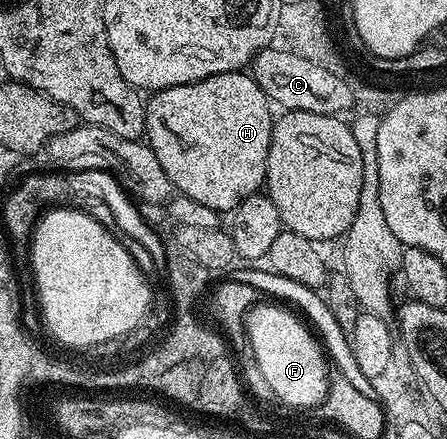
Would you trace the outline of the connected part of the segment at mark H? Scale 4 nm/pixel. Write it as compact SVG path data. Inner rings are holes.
M236 70L207 76L198 82L156 91L150 98L153 99L145 102L144 137L155 152L155 160L163 164L163 172L167 172L176 193L191 196L191 200L199 200L199 204L207 204L212 210L232 212L247 196L264 187L275 114L269 111L269 98L252 73Z

